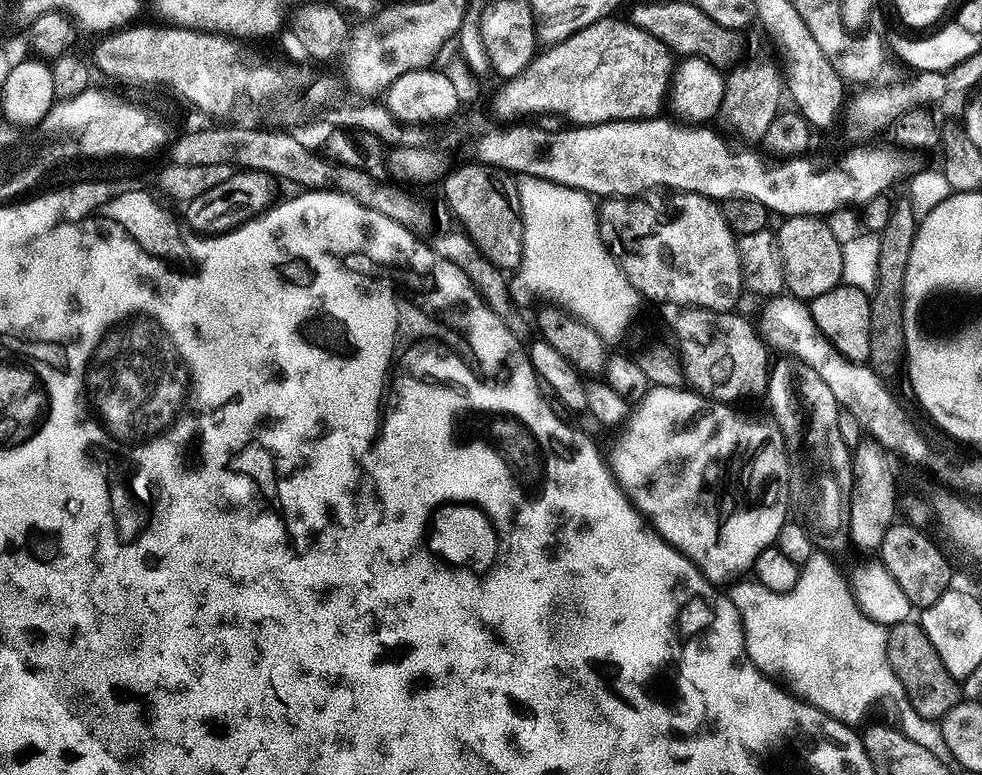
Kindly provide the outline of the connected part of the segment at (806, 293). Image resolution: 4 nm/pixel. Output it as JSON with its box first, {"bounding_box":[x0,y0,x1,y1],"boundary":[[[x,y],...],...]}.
{"bounding_box":[775,215,842,302],"boundary":[[[789,215],[775,229],[782,258],[784,287],[799,300],[810,302],[826,290],[834,290],[842,281],[842,240],[836,237],[827,219],[819,216]]]}

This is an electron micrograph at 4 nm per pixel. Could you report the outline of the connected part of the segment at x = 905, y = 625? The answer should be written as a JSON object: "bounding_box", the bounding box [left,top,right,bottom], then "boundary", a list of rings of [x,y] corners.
{"bounding_box":[888,618,961,721],"boundary":[[[909,618],[888,628],[888,661],[898,682],[902,682],[910,706],[914,706],[914,710],[922,714],[923,719],[939,721],[941,716],[960,703],[961,685],[952,677],[950,670],[942,666],[938,650],[934,650],[930,638],[926,638],[915,619]]]}

